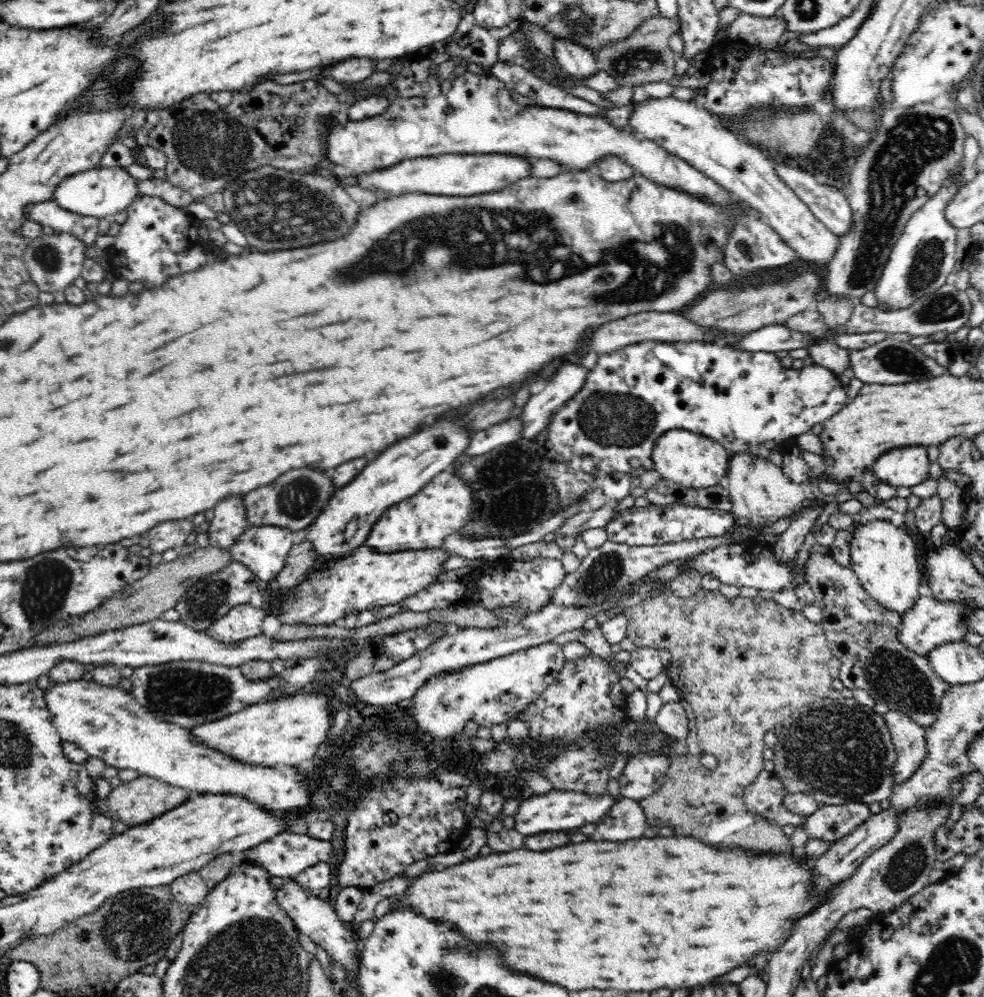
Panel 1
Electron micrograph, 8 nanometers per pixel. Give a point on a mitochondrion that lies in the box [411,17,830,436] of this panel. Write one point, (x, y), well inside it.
(653, 281)

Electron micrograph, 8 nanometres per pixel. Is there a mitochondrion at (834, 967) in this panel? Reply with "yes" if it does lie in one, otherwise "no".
no

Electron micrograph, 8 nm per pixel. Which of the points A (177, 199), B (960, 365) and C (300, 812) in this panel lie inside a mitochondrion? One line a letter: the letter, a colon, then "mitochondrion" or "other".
A: other
B: other
C: other

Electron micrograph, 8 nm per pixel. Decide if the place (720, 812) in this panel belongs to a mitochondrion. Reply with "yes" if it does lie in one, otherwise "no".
no

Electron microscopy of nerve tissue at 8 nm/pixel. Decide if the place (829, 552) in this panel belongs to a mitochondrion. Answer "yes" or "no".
no

